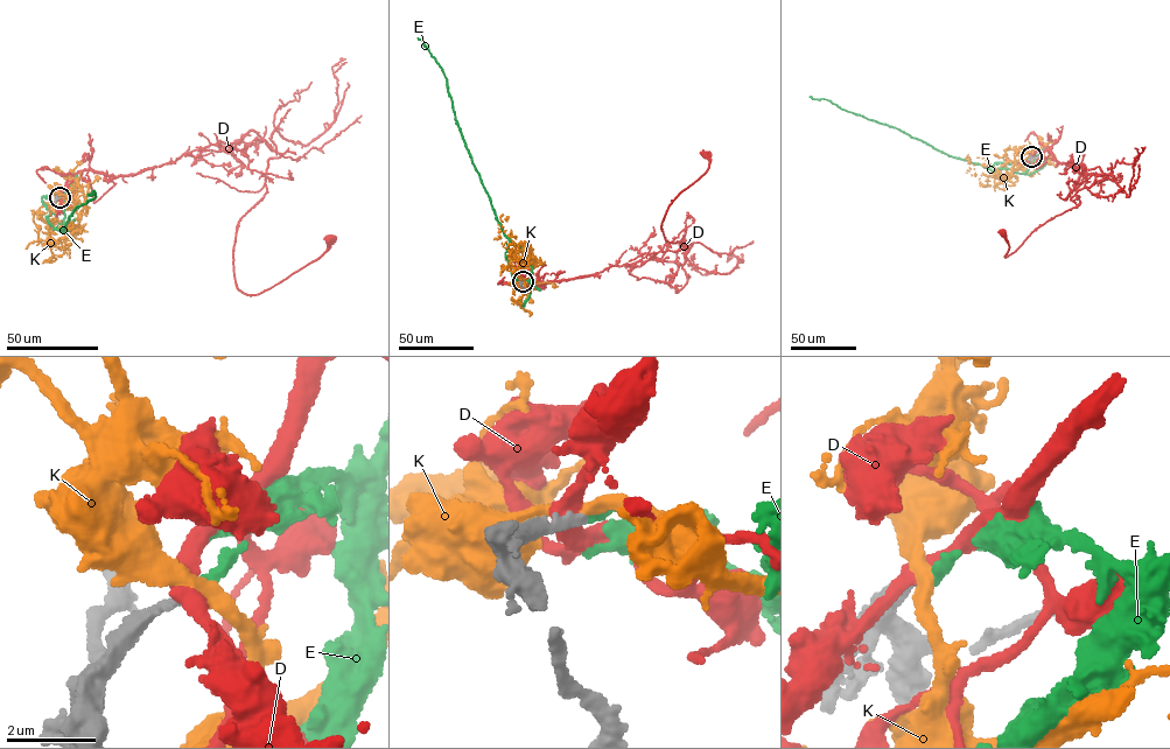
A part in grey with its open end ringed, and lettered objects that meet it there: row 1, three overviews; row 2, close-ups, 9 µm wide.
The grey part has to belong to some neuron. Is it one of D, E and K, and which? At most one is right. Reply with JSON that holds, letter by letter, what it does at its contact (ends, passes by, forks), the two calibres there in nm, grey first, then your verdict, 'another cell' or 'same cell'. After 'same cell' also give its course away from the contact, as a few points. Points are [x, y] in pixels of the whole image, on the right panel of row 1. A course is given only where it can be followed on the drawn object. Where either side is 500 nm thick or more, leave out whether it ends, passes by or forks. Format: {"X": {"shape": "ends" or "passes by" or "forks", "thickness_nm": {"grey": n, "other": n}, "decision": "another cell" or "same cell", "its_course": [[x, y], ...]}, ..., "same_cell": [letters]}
{"D": {"shape": "passes by", "thickness_nm": {"grey": 260, "other": 360}, "decision": "another cell"}, "E": {"shape": "ends", "thickness_nm": {"grey": 240, "other": 240}, "decision": "same cell", "its_course": [[1031, 156], [1036, 159], [1024, 173], [990, 170], [948, 156], [829, 100], [810, 97]]}, "K": {"shape": "passes by", "thickness_nm": {"grey": 240, "other": 320}, "decision": "another cell"}, "same_cell": ["E"]}

